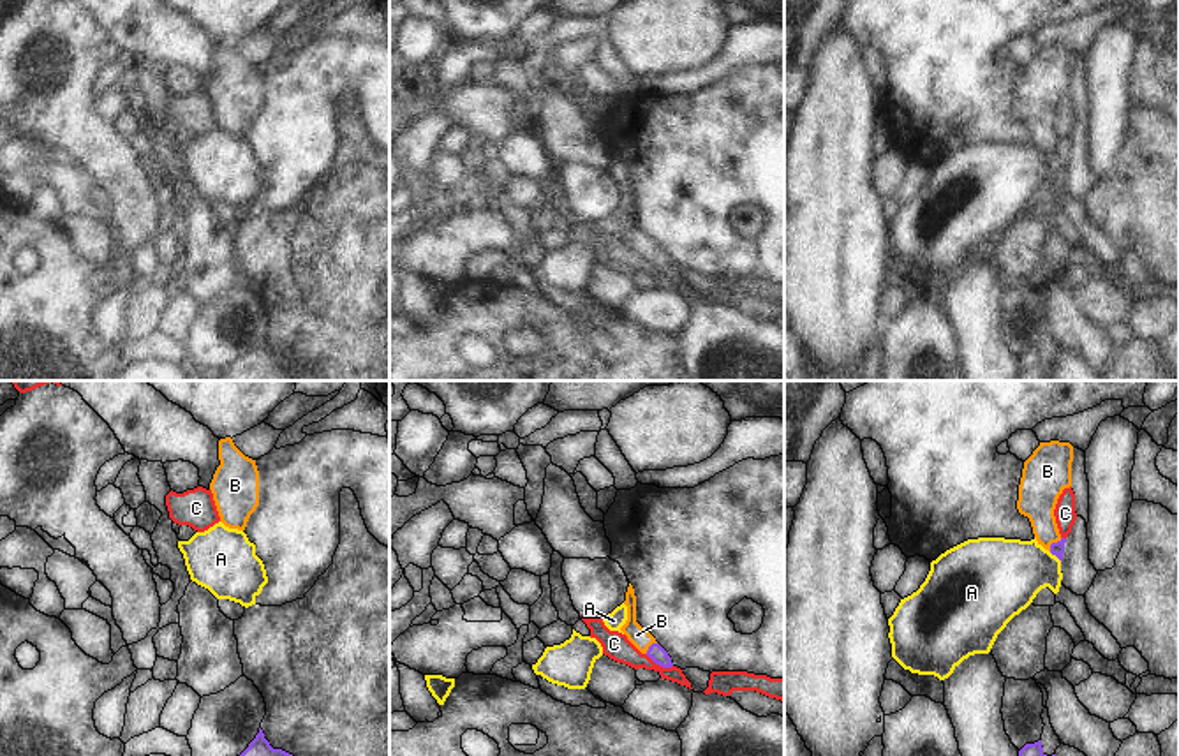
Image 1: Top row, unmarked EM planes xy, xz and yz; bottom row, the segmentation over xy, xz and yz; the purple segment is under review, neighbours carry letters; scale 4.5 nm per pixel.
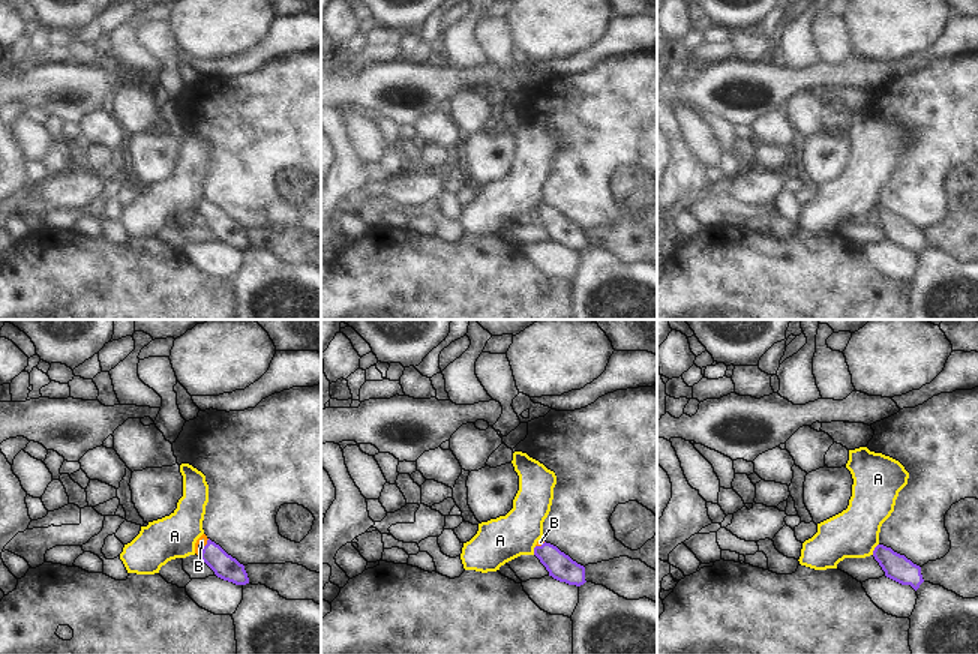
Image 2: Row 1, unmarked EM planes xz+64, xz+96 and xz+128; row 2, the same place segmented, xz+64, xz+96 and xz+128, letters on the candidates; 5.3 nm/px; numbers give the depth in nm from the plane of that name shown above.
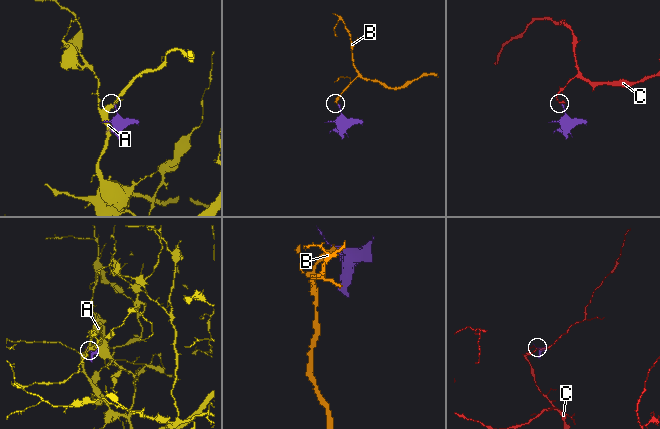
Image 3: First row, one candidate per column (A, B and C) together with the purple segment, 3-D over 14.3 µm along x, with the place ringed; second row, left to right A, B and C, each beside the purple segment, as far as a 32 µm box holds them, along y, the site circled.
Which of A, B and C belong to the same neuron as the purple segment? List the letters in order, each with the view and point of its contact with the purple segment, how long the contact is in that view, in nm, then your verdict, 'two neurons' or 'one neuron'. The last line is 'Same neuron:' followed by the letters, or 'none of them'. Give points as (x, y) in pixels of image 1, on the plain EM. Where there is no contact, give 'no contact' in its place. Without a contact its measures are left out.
A: meets purple in yz at (1056, 161); contact 80 nm long; two neurons
B: meets purple in yz at (1052, 148); contact 90 nm long; one neuron
C: meets purple in xz at (659, 270); contact 140 nm long; two neurons
Same neuron: B

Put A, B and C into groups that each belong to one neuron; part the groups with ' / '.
A / B / C

